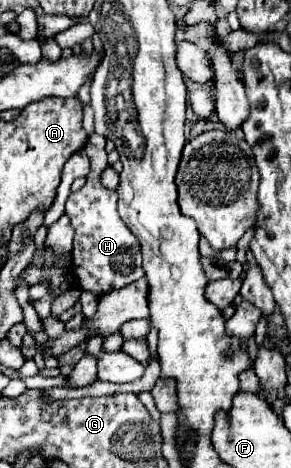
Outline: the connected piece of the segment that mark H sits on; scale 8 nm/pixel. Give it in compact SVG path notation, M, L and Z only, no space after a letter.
M91 135L85 145L85 153L91 159L91 173L87 175L87 183L79 191L69 195L67 207L65 207L65 213L71 219L71 225L75 229L71 267L81 289L89 289L99 295L105 295L111 289L119 289L141 279L145 273L141 269L139 241L127 229L127 225L119 219L115 191L109 191L99 181L101 171L107 167L105 137Z

